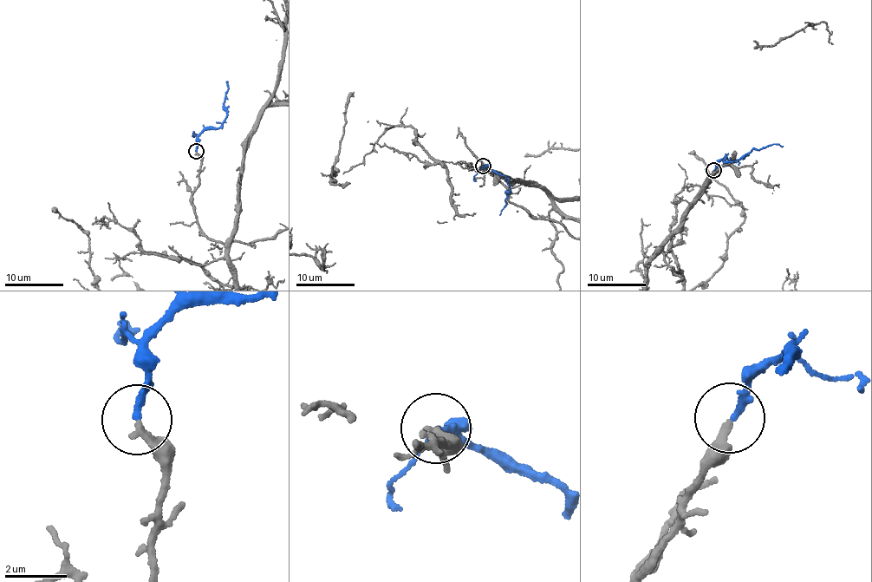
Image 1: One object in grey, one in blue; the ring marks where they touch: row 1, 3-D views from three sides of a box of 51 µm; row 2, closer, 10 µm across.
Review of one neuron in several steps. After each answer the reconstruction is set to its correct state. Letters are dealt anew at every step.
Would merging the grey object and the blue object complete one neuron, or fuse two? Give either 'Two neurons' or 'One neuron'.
One neuron

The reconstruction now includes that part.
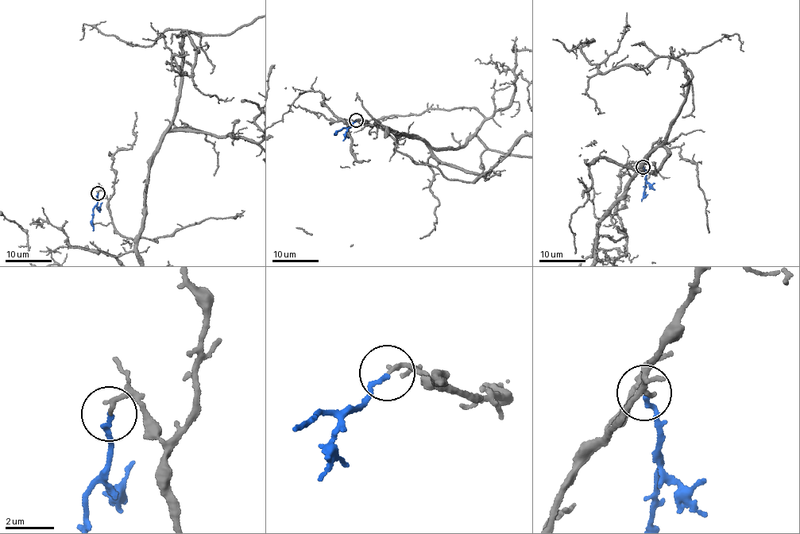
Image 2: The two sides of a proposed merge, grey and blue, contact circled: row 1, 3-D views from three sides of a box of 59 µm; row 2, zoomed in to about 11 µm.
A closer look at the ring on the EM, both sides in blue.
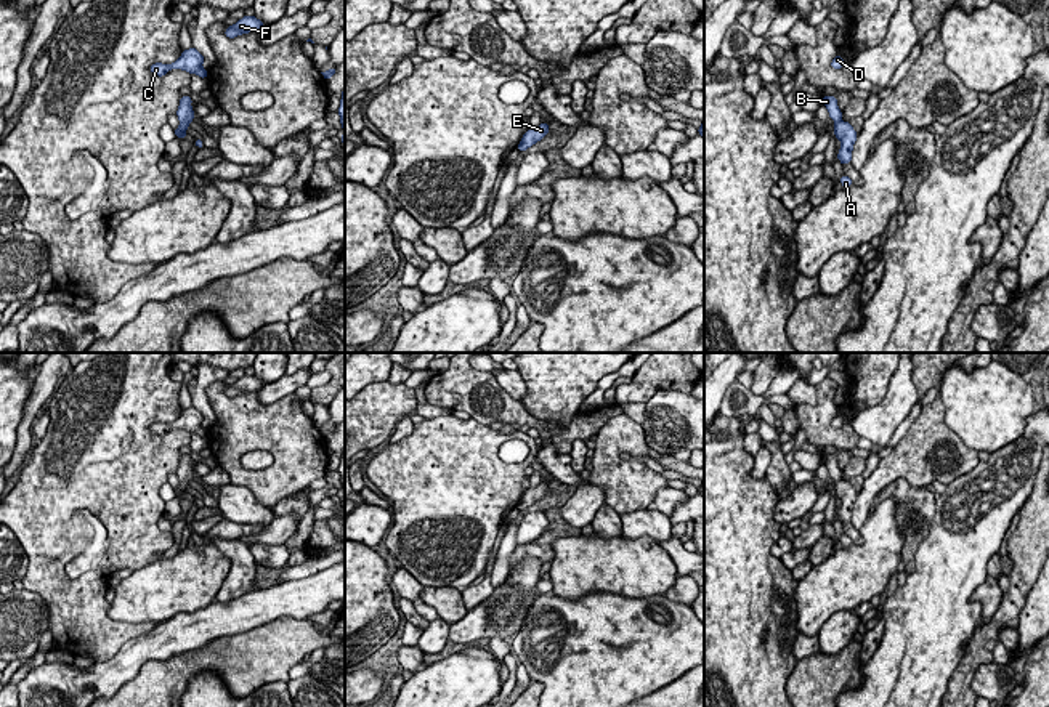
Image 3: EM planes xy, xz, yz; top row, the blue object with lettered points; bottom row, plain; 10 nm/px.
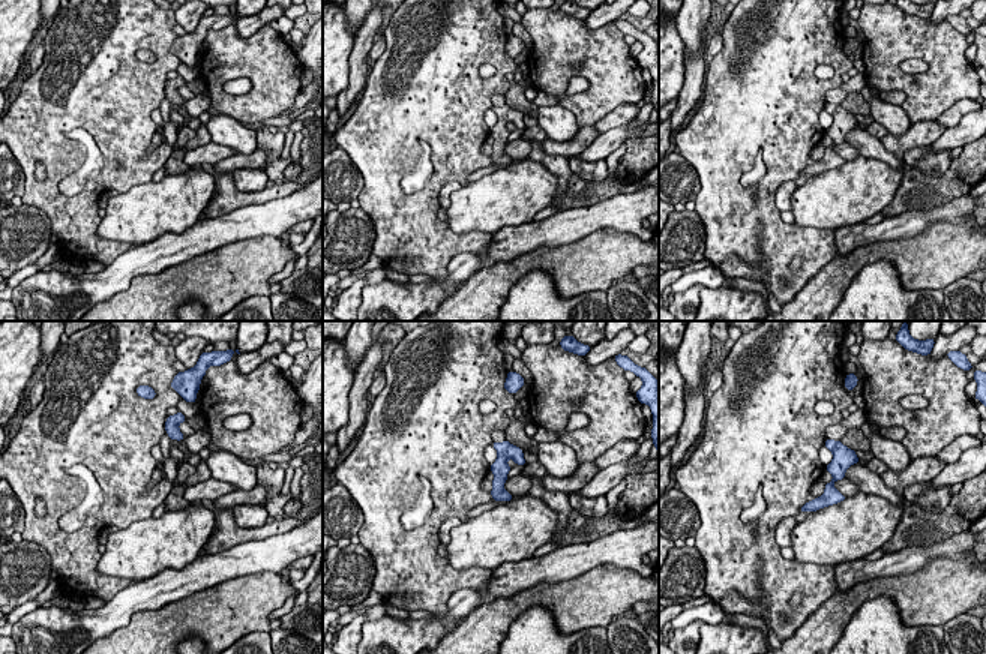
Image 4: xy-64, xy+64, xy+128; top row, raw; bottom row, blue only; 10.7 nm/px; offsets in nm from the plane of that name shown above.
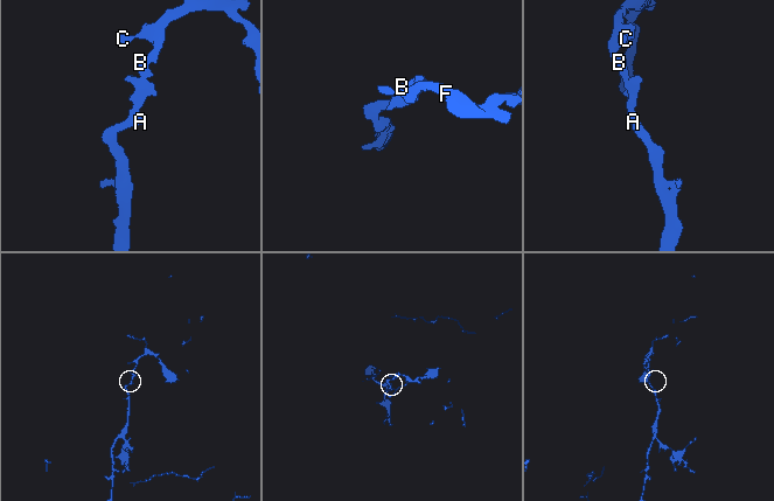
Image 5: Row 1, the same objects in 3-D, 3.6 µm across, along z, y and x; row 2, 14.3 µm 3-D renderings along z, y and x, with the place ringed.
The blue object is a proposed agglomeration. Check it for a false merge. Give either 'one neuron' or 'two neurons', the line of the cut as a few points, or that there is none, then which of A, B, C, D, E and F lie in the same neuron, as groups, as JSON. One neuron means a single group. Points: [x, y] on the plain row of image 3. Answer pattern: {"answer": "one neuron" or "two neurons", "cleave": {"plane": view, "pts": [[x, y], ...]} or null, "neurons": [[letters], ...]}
{"answer": "one neuron", "cleave": null, "neurons": [["A", "B", "C", "D", "E", "F"]]}

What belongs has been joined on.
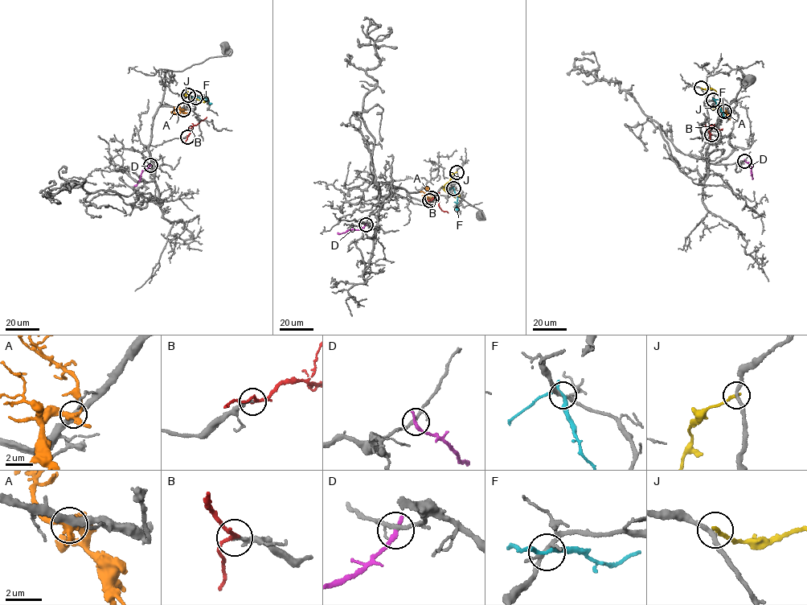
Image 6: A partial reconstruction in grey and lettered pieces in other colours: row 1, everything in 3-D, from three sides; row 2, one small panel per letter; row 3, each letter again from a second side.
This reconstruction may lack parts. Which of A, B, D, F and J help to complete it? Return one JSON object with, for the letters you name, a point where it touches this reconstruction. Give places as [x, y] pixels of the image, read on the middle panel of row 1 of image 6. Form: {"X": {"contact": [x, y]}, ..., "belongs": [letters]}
{"B": {"contact": [429, 200]}, "belongs": ["B"]}

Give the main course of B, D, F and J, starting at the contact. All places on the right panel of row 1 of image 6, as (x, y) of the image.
B: (711, 134), (709, 130), (711, 126), (723, 129)
D: (744, 161), (751, 166), (752, 178)
F: (714, 100), (720, 108), (723, 118)
J: (702, 88), (713, 88), (718, 95), (719, 102), (713, 109)

